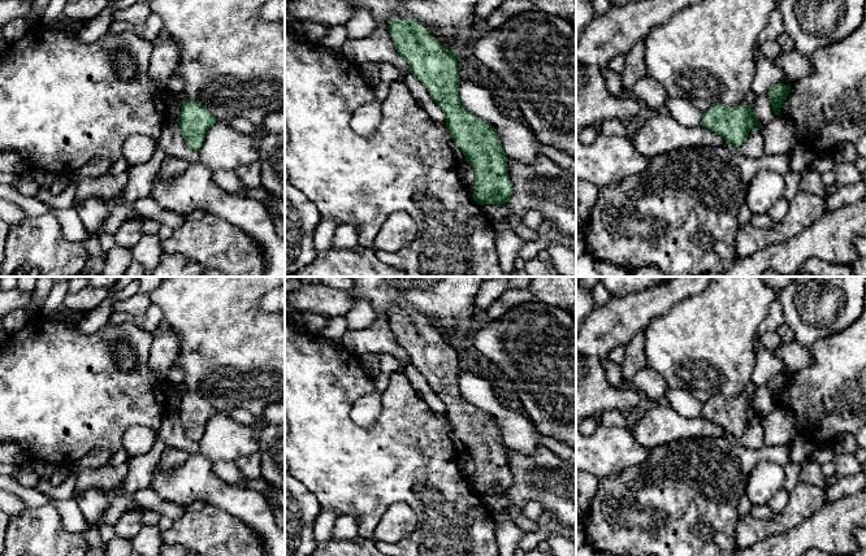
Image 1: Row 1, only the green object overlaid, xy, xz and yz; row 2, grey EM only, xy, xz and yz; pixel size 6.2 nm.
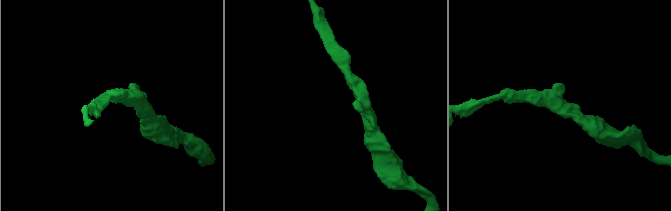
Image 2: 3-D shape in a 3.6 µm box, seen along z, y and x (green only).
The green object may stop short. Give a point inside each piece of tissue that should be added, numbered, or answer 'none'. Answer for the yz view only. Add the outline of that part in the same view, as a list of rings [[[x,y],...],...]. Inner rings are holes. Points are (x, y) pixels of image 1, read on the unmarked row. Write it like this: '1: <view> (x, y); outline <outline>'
none

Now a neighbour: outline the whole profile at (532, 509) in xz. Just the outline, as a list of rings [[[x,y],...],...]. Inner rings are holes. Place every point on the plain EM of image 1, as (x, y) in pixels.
[[[529,501],[521,507],[521,512],[524,517],[532,521],[537,521],[541,517],[541,514],[544,513],[544,511],[545,511],[544,507],[536,501]]]

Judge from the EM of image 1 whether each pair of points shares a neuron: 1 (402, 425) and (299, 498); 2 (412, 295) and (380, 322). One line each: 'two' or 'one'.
1: two
2: two

